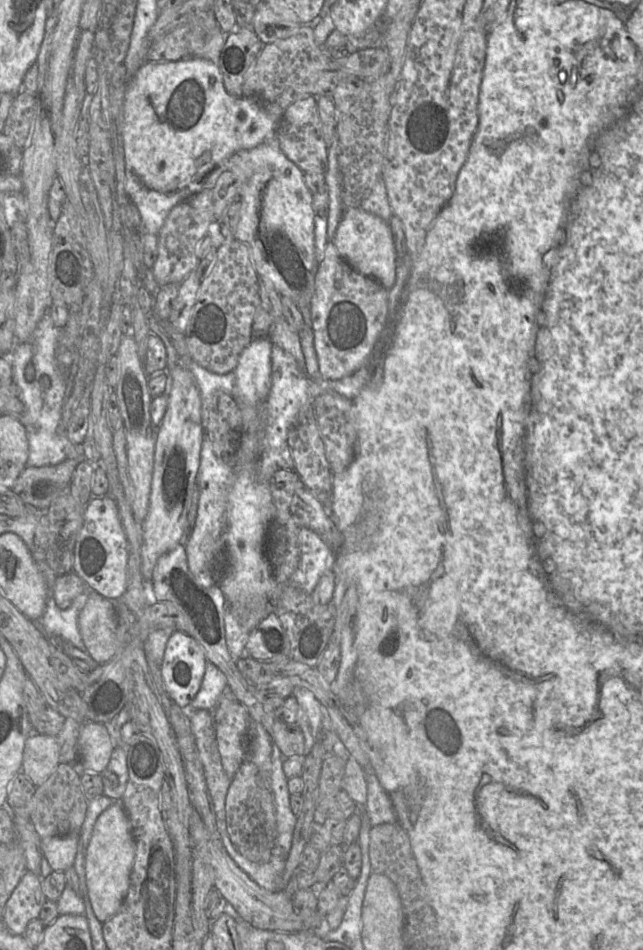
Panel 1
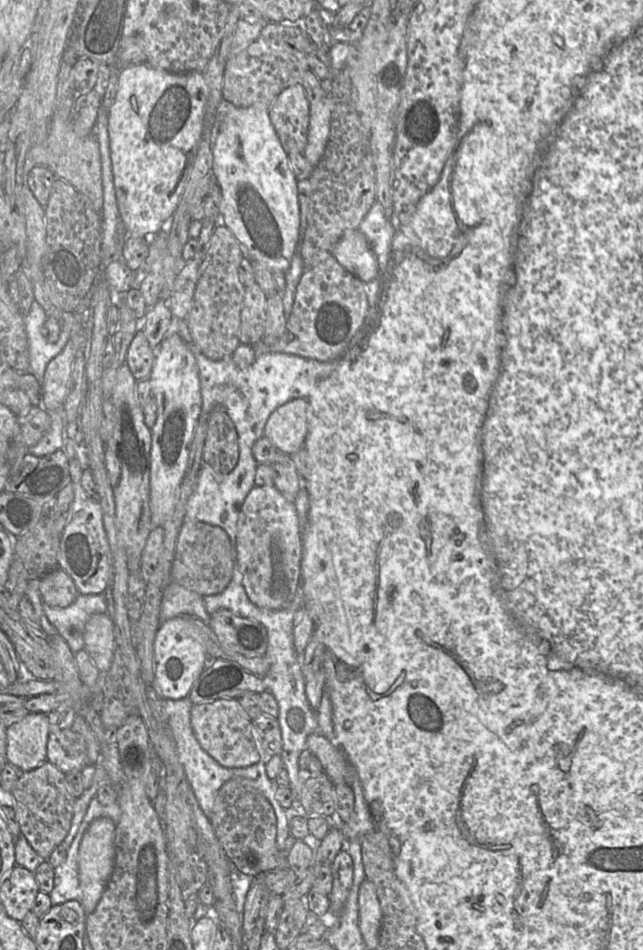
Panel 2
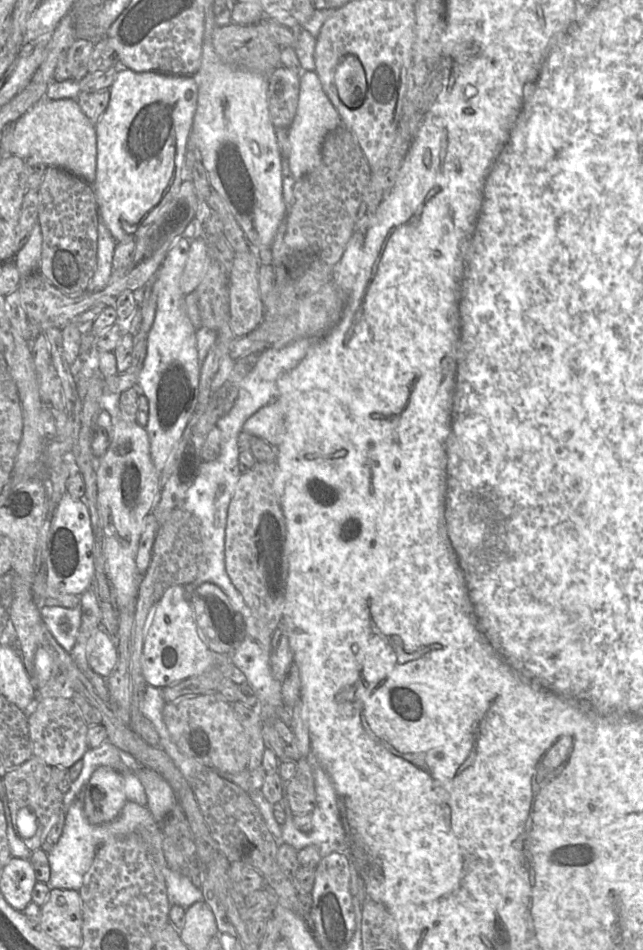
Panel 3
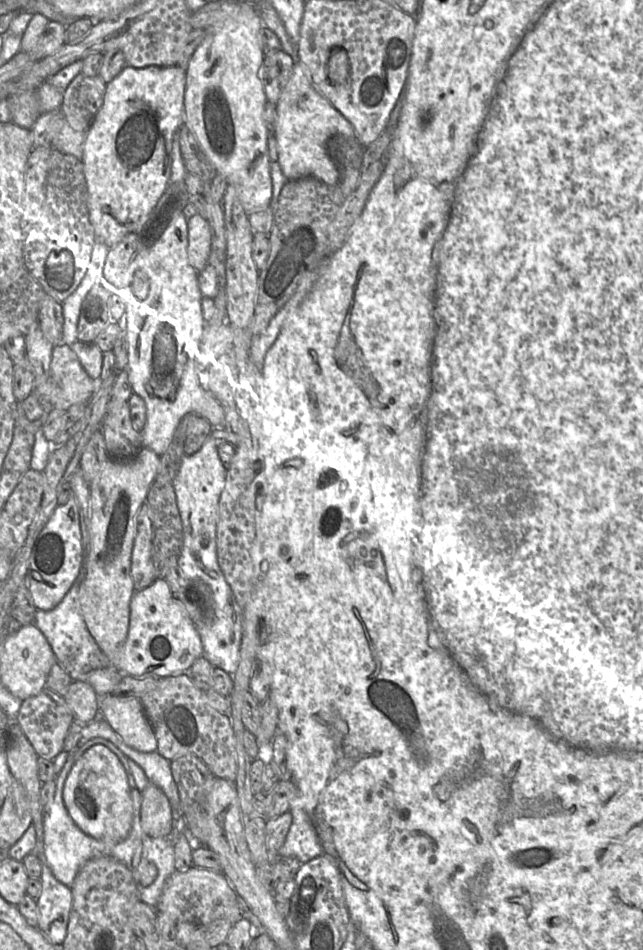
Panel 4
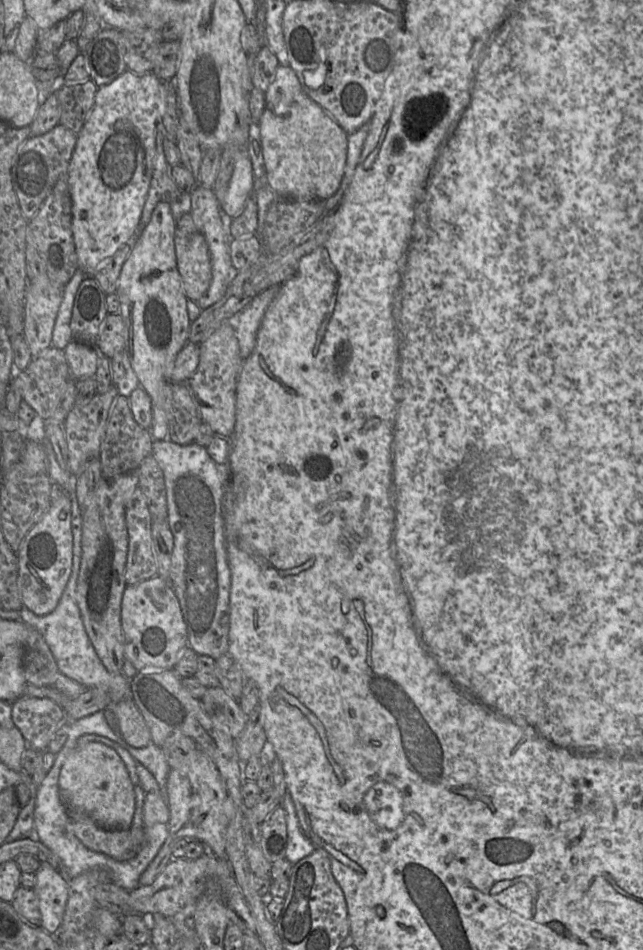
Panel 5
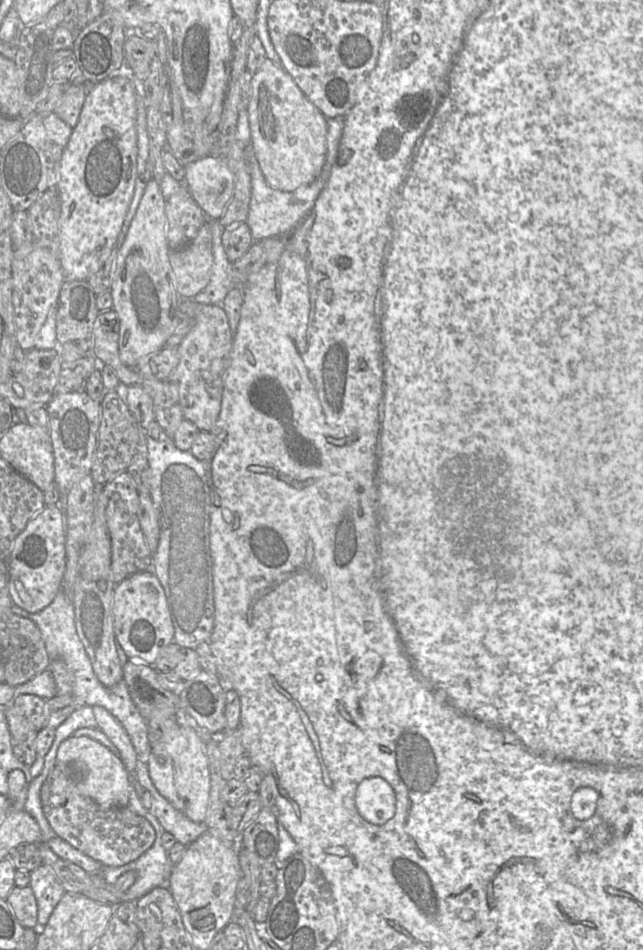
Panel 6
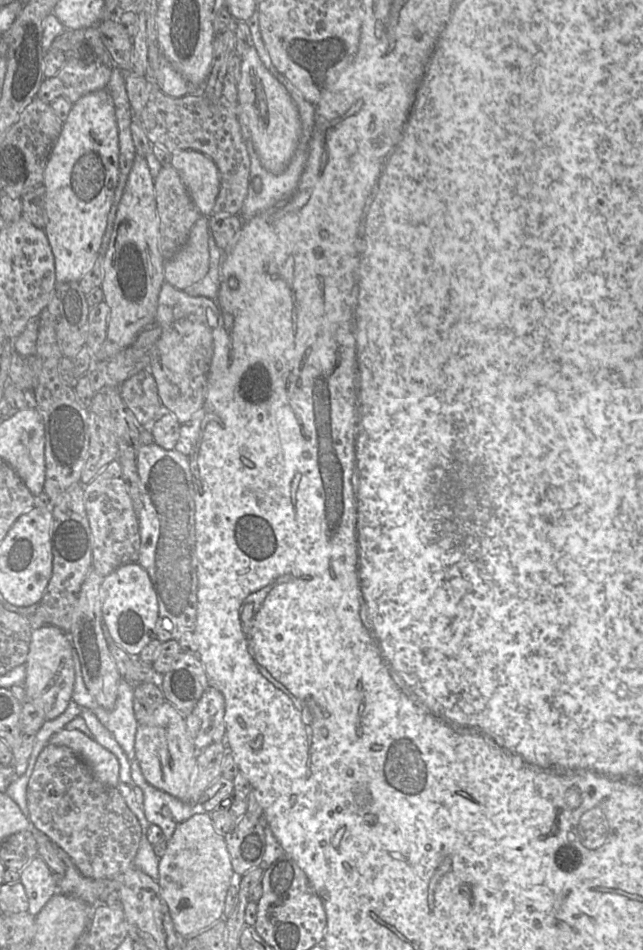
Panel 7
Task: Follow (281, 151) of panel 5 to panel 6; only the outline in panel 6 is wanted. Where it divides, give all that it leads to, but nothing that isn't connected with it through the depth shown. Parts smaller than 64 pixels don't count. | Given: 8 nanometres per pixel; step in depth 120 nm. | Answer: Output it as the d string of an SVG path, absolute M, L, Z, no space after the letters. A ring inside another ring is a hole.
M268 58L252 74L251 92L247 106L251 145L267 183L284 192L312 183L320 176L327 159L328 118L307 99L292 77Z

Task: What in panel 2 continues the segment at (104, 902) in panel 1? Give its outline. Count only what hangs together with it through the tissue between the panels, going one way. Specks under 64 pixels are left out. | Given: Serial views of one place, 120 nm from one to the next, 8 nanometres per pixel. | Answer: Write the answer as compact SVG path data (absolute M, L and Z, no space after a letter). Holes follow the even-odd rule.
M103 816L95 819L86 830L79 849L80 902L86 912L93 912L101 899L106 884L112 874L115 860L116 821Z

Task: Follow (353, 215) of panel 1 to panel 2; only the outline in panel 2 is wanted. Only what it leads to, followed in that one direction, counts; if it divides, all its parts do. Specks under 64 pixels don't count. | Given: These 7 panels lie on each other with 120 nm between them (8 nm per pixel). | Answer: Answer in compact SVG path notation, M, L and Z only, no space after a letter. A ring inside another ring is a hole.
M358 230L346 231L333 249L337 261L364 282L378 280L381 269L366 237Z

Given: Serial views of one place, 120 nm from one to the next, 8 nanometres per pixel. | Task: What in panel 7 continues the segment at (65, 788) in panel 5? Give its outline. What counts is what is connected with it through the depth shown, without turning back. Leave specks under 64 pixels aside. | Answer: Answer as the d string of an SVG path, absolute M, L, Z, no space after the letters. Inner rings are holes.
M61 729L51 736L49 743L69 747L86 761L99 782L117 788L120 783L119 761L92 736L87 736L79 730Z

